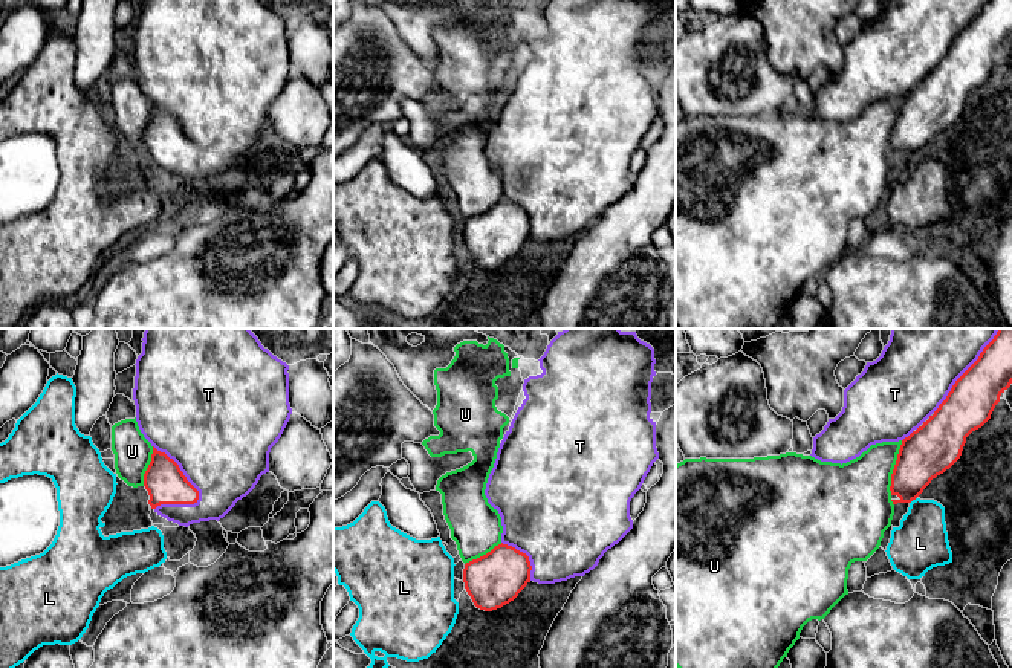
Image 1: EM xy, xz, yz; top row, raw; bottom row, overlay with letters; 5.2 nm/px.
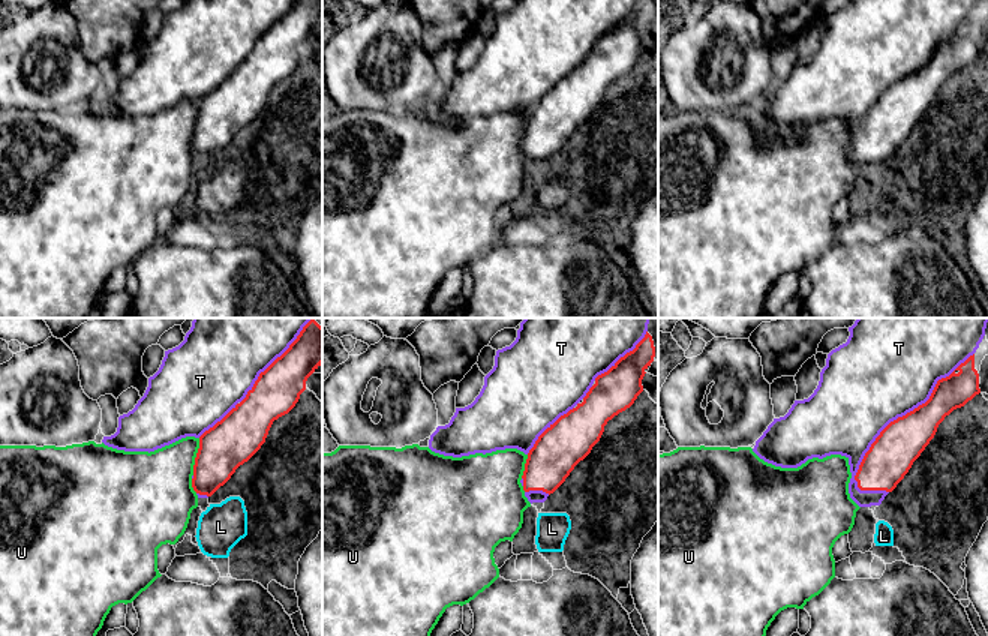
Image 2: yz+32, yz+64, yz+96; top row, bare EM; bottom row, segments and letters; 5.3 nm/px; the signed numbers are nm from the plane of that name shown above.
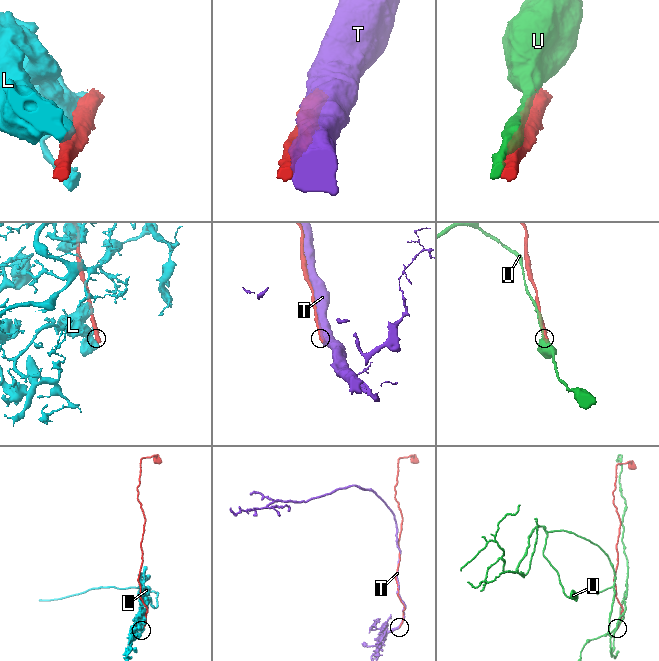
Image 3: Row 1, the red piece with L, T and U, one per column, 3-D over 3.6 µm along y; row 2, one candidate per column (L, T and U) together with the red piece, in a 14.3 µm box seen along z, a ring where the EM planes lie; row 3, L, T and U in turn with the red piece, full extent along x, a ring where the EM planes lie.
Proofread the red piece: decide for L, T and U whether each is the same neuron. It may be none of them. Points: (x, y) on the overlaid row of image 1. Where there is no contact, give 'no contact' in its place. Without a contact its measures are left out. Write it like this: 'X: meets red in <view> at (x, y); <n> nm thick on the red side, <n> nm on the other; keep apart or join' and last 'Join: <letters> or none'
L: meets red in yz at (913, 499); 260 nm thick on the red side, 280 nm on the other; keep apart
T: meets red in xy at (182, 473); 200 nm thick on the red side, 500 nm on the other; join
U: meets red in yz at (895, 468); 260 nm thick on the red side, 360 nm on the other; keep apart
Join: T

